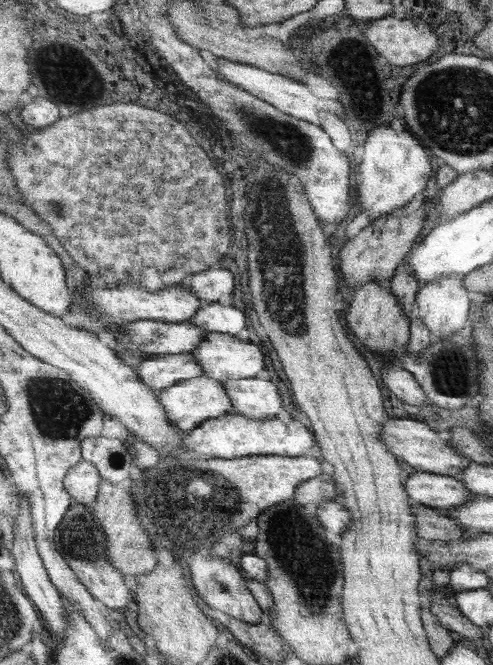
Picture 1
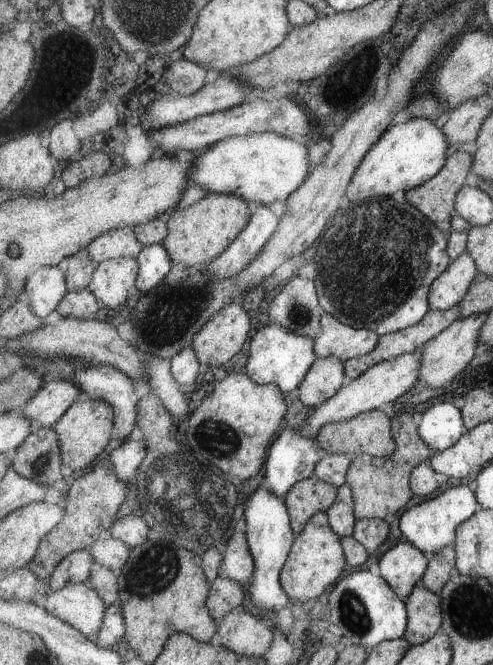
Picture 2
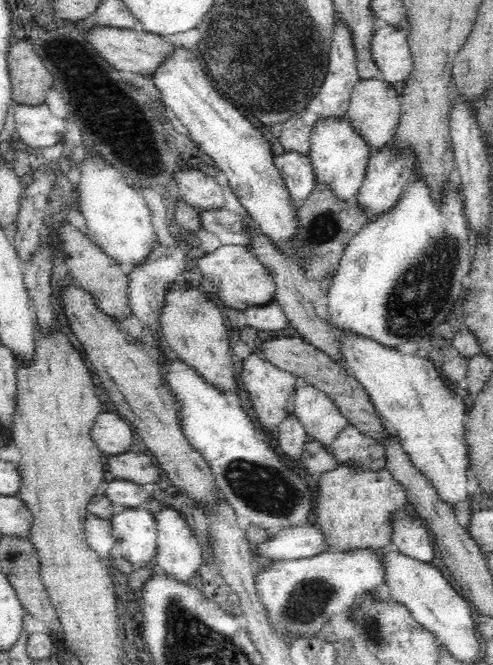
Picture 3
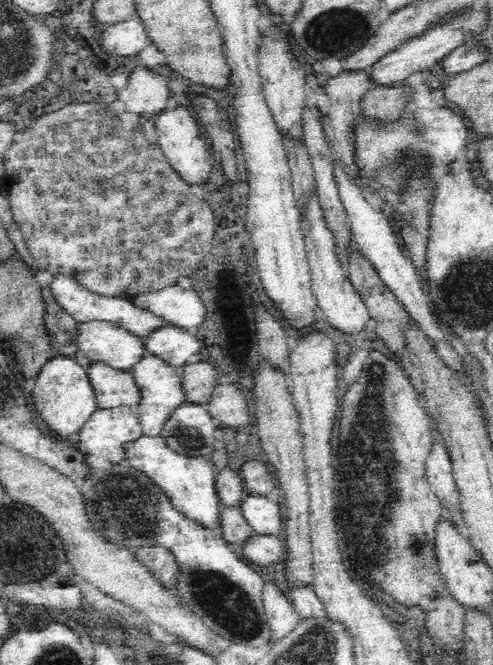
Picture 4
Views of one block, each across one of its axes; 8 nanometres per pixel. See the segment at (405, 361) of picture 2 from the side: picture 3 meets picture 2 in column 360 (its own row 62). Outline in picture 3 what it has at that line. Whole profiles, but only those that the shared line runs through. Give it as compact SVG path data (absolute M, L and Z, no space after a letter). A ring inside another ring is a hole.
M380 24L372 41L373 59L389 83L404 82L412 70L414 59L409 45L408 28Z

